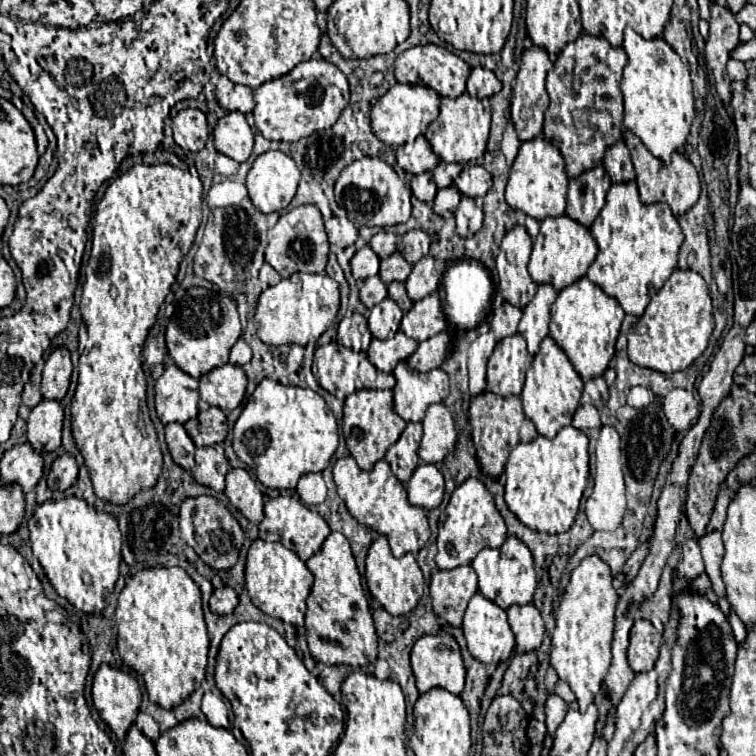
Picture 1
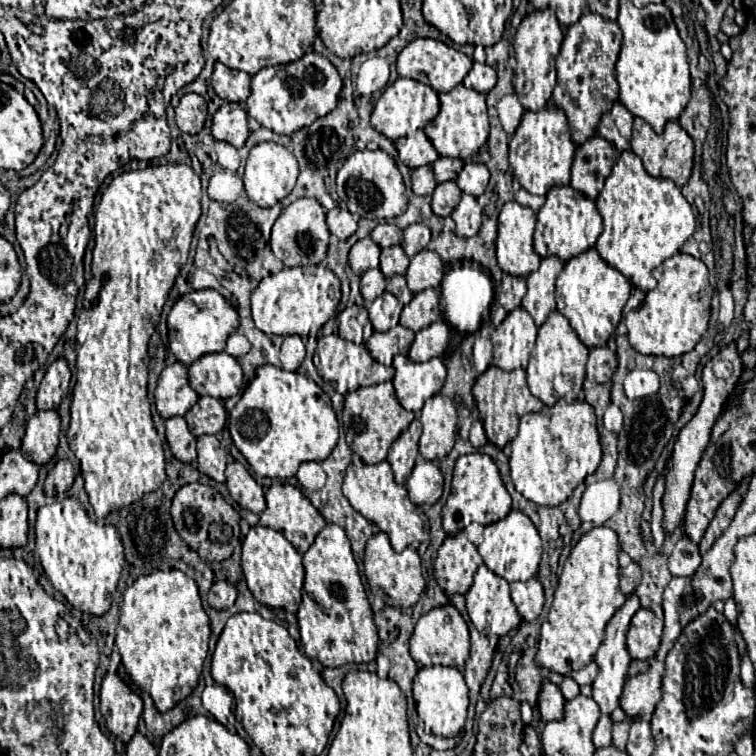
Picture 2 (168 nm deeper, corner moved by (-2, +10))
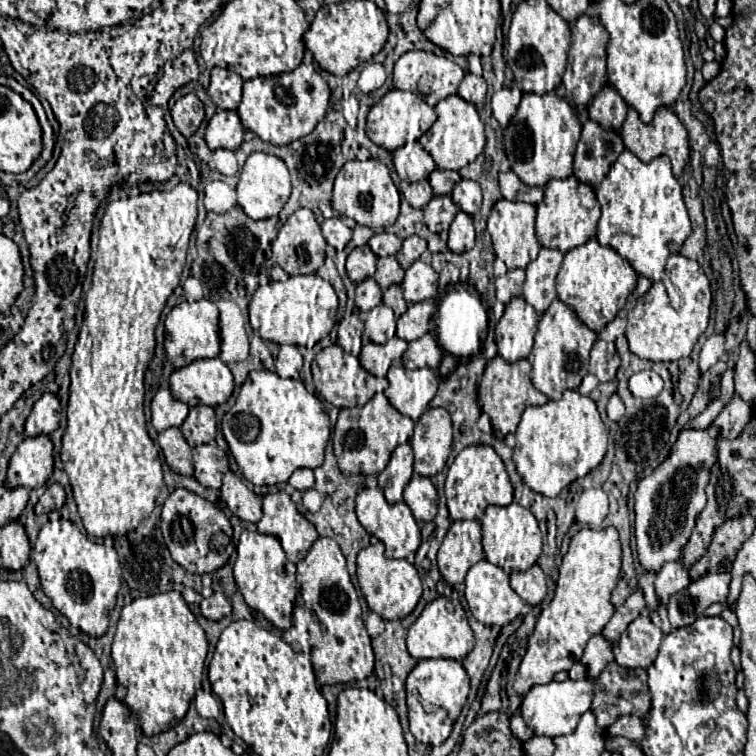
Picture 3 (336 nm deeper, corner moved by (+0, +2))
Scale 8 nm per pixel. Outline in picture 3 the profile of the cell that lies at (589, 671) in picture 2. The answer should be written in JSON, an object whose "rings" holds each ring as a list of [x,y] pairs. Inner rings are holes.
{"rings":[[[596,634],[592,636],[592,640],[588,642],[586,650],[584,650],[584,656],[582,656],[582,666],[586,668],[586,676],[596,680],[596,676],[604,670],[604,666],[608,662],[614,660],[614,654],[610,650],[610,642],[606,642],[602,638],[602,634]]]}

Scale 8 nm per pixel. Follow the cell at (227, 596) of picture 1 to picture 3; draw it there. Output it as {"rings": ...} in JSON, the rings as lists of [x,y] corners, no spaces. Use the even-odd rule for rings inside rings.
{"rings":[[[214,592],[210,598],[202,600],[200,612],[208,620],[220,620],[232,612],[232,604],[224,592]]]}

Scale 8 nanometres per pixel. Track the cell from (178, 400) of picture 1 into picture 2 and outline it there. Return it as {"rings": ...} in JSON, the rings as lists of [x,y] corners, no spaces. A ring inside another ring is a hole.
{"rings":[[[176,362],[164,368],[154,392],[154,400],[156,410],[164,420],[172,416],[184,416],[196,404],[198,394],[188,384],[186,366]]]}

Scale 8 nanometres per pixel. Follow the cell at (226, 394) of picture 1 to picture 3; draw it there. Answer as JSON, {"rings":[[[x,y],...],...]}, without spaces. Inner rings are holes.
{"rings":[[[220,358],[194,360],[192,364],[174,370],[170,376],[174,398],[188,406],[218,406],[228,402],[234,390],[234,376]]]}

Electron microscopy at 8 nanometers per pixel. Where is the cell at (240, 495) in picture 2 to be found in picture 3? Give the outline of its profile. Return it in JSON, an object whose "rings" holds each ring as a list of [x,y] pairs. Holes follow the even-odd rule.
{"rings":[[[226,472],[222,478],[222,500],[244,522],[260,522],[262,516],[262,498],[256,496],[234,472]]]}

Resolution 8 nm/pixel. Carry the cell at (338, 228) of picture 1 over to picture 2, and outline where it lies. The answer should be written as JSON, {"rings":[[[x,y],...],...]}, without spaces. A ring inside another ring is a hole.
{"rings":[[[336,206],[326,214],[326,224],[330,228],[330,232],[334,236],[338,236],[340,240],[350,238],[356,232],[356,220],[352,218],[352,214],[348,212],[348,208],[344,206]]]}

